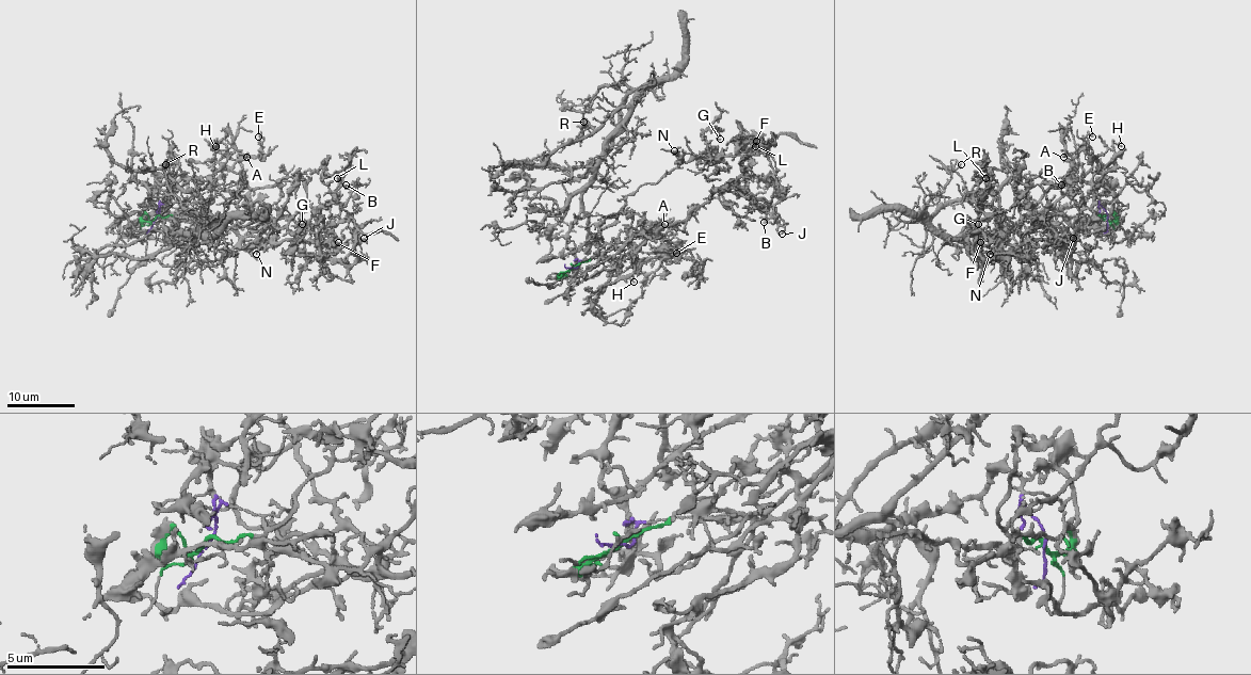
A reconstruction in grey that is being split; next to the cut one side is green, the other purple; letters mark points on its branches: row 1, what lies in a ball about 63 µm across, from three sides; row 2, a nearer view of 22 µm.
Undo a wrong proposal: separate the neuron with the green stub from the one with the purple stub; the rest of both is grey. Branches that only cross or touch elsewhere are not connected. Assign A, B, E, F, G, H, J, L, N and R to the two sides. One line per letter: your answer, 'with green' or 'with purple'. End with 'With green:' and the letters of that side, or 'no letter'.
A: with green
B: with green
E: with green
F: with green
G: with green
H: with green
J: with green
L: with green
N: with green
R: with purple
With green: A, B, E, F, G, H, J, L, N

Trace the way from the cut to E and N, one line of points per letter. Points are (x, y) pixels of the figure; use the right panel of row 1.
E: (1107, 219), (1081, 222), (1087, 228), (1073, 225), (1093, 197), (1097, 157), (1085, 150), (1085, 137), (1092, 137)
N: (1107, 219), (1081, 222), (1090, 225), (1067, 247), (1026, 240), (995, 257), (1000, 227), (990, 254)

